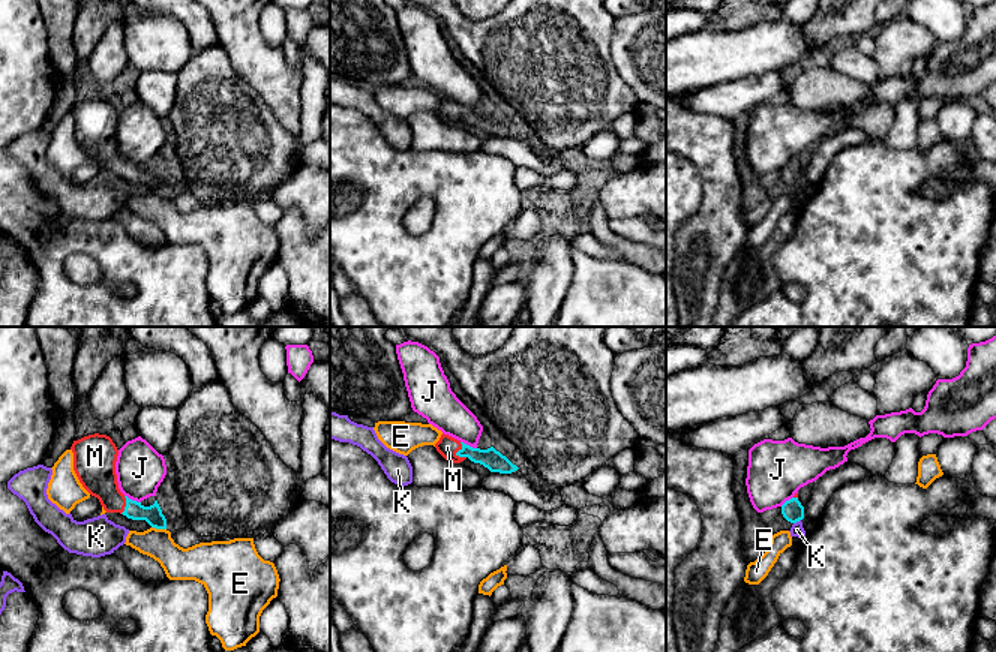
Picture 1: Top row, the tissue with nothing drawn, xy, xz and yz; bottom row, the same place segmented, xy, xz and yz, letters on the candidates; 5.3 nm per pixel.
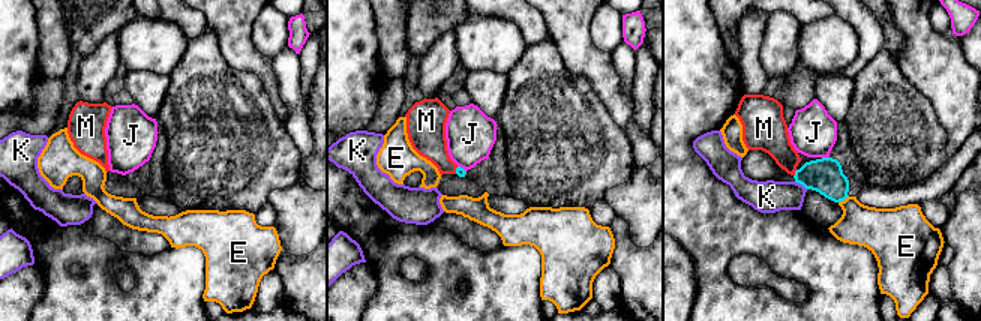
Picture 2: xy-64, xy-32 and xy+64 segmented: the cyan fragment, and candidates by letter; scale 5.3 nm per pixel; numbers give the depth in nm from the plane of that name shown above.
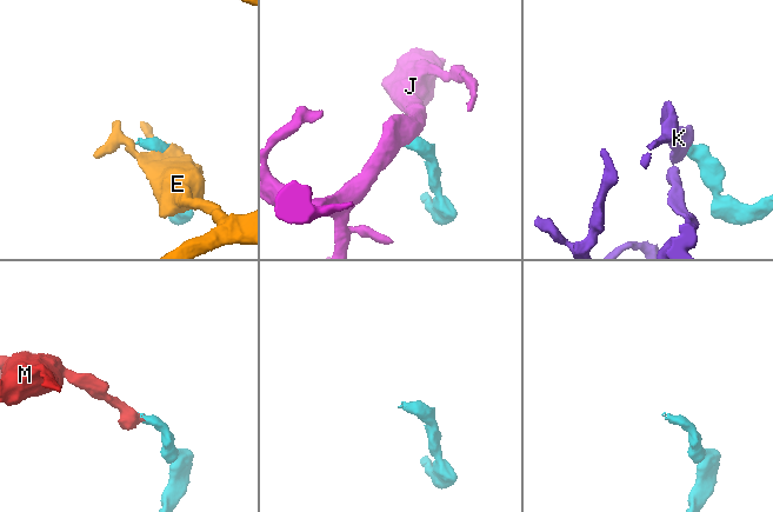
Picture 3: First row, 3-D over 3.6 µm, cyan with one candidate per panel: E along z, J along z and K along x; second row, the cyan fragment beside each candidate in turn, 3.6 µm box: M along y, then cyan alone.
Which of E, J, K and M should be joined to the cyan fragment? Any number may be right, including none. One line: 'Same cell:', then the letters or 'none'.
Same cell: M

